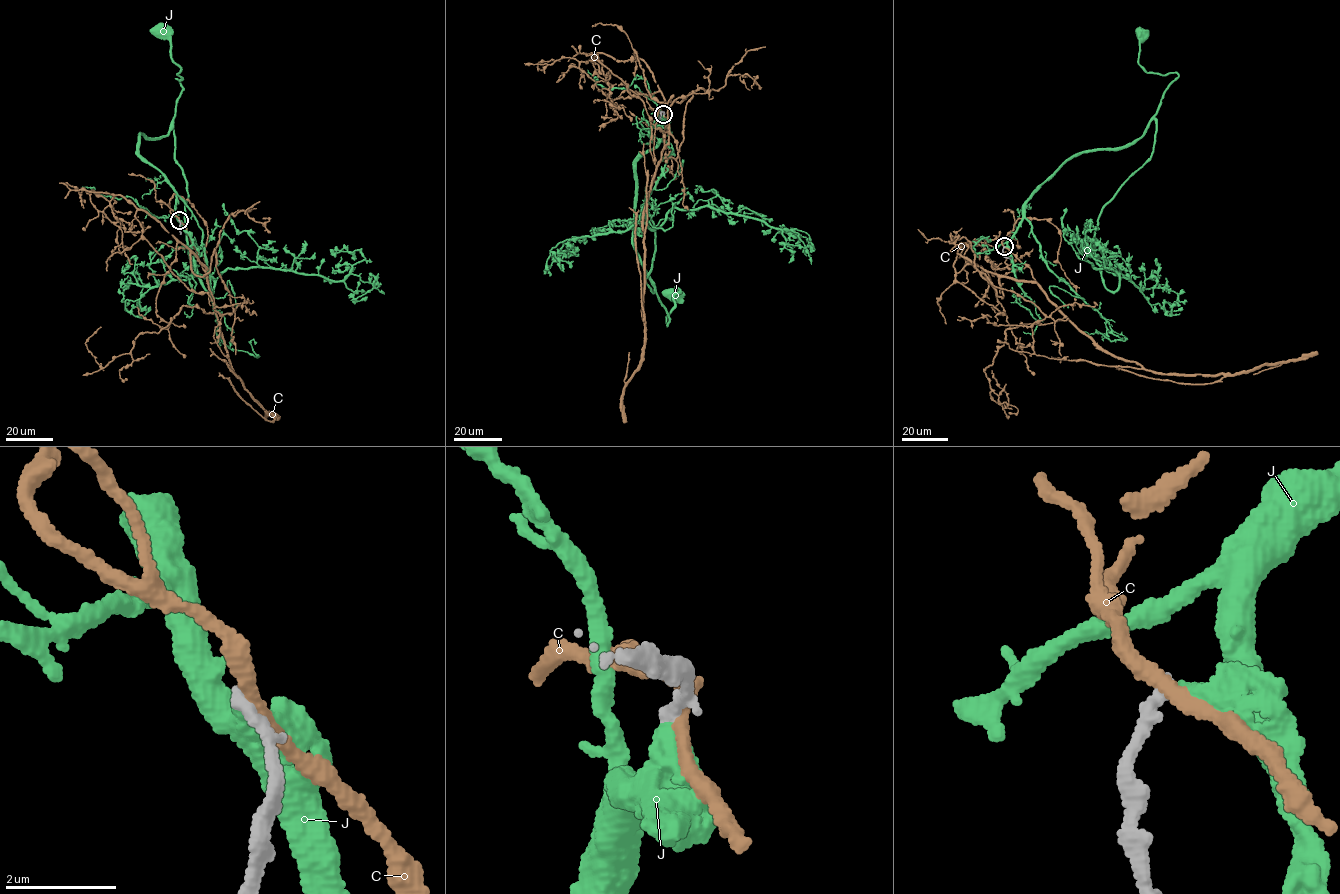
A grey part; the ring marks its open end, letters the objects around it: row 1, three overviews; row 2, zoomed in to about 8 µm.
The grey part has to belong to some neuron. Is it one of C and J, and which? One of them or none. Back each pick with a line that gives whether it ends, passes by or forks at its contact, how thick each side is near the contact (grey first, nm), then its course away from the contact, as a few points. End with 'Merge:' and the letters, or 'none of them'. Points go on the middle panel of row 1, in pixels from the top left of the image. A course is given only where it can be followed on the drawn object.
Merge: none of them

